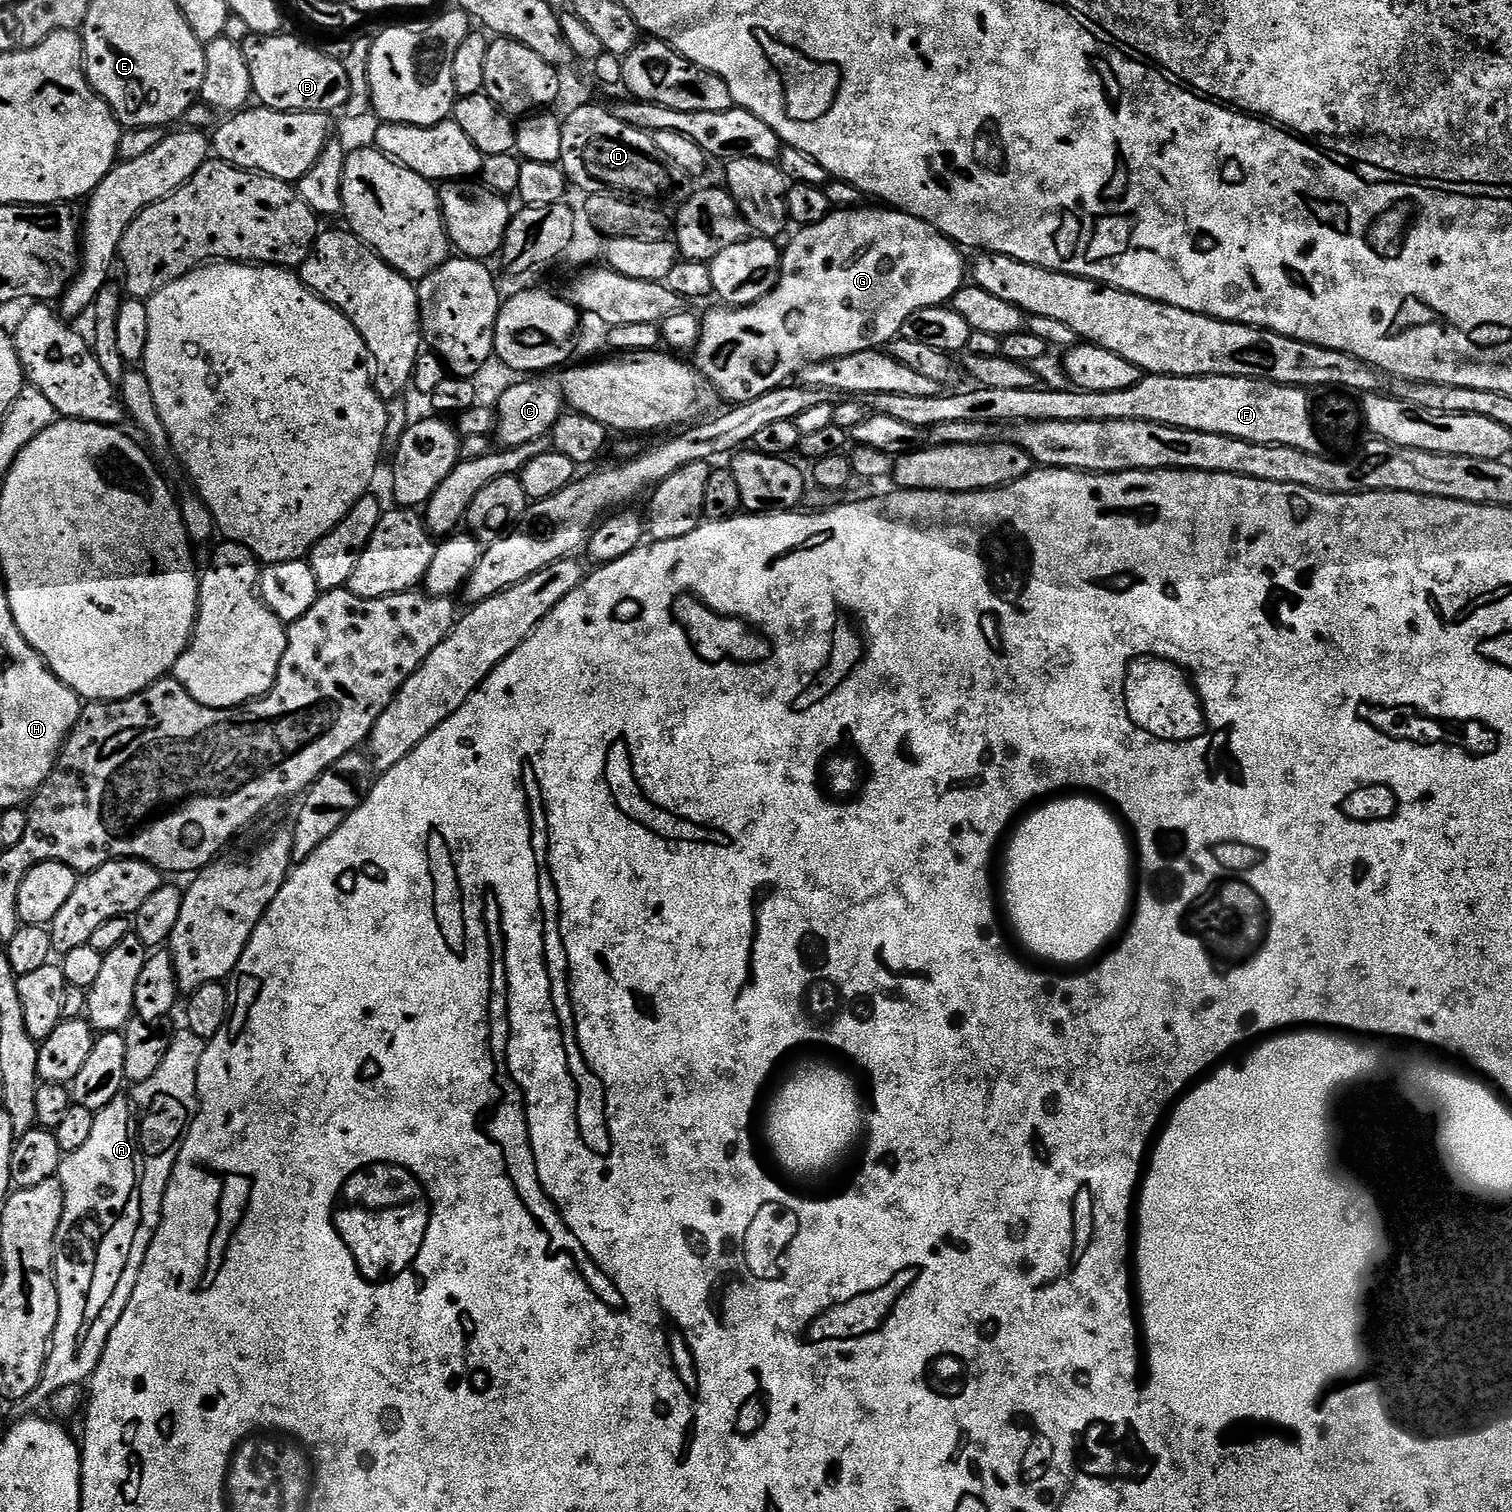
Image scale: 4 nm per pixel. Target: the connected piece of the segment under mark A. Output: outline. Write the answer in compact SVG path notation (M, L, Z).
M181 1030L177 1036L175 1033L166 1050L166 1058L162 1058L162 1066L154 1078L131 1085L95 1113L90 1139L79 1150L69 1152L61 1159L58 1179L64 1191L64 1209L56 1231L54 1257L60 1309L42 1378L26 1401L27 1407L32 1407L32 1410L36 1410L39 1404L47 1405L51 1395L63 1387L91 1381L110 1338L110 1330L114 1330L118 1318L122 1318L122 1310L126 1310L126 1302L130 1302L130 1294L134 1294L146 1250L160 1225L164 1191L176 1161L176 1153L198 1108L196 1079L205 1043L193 1032Z

